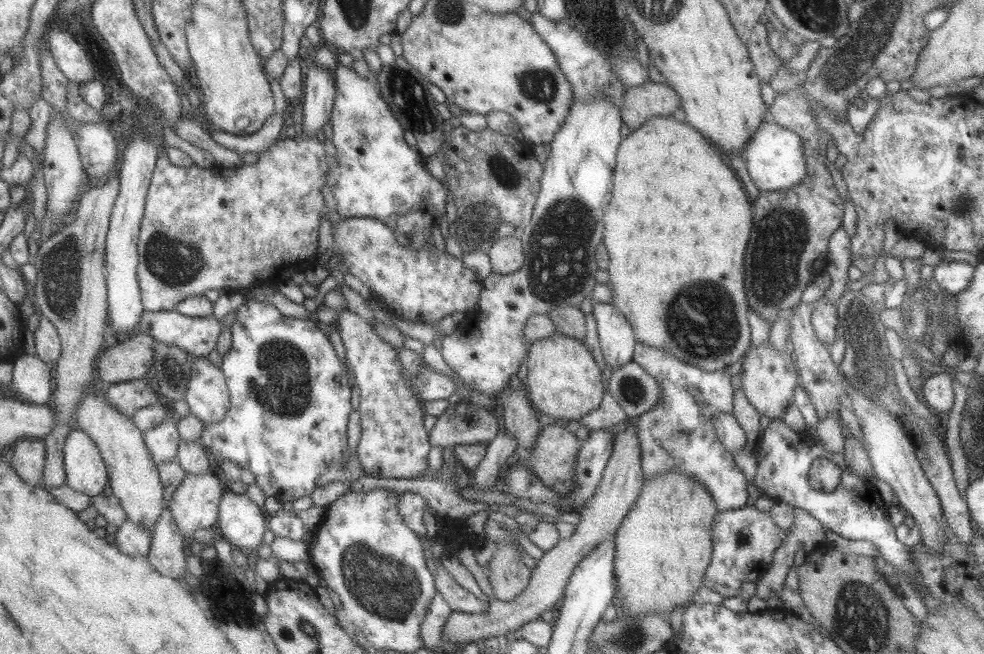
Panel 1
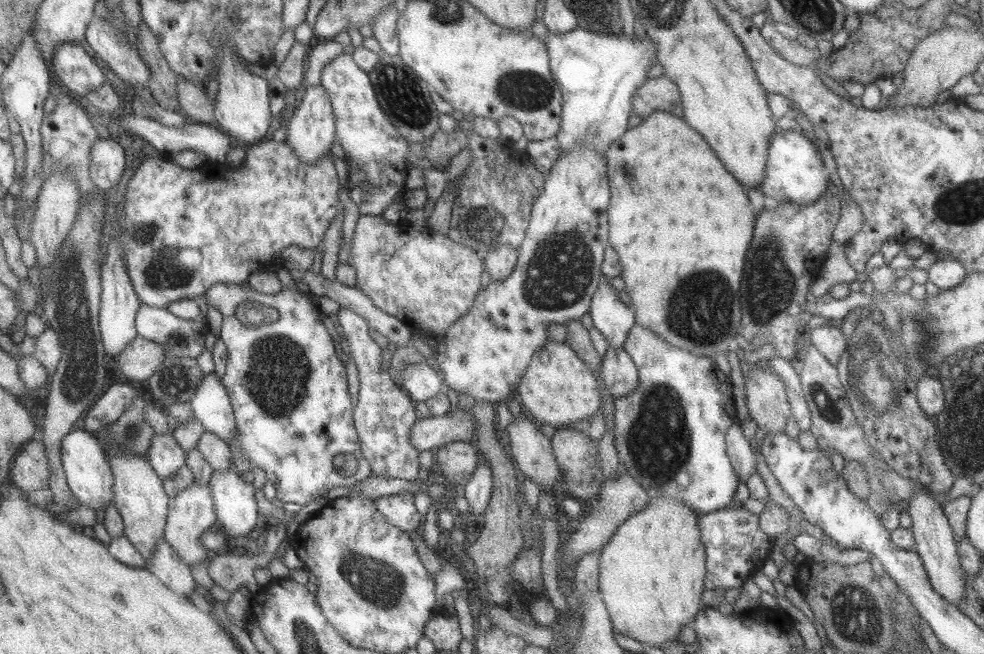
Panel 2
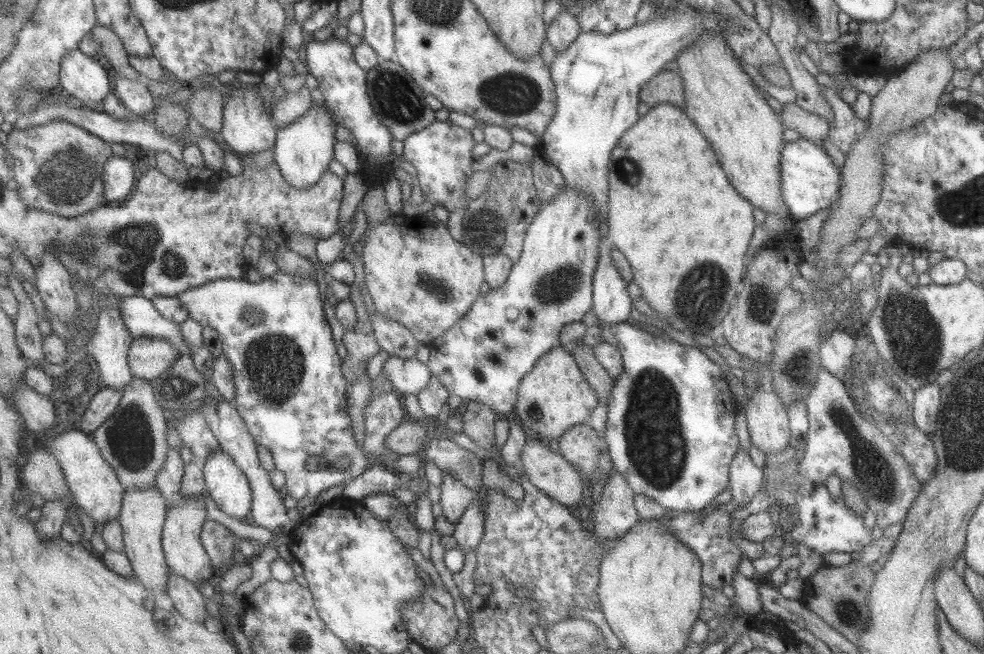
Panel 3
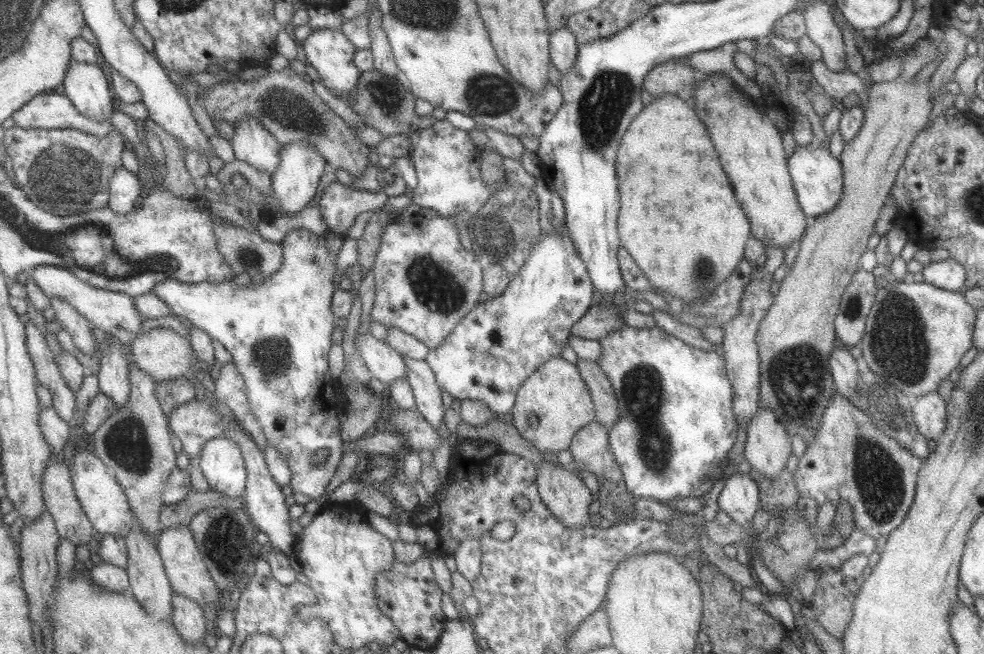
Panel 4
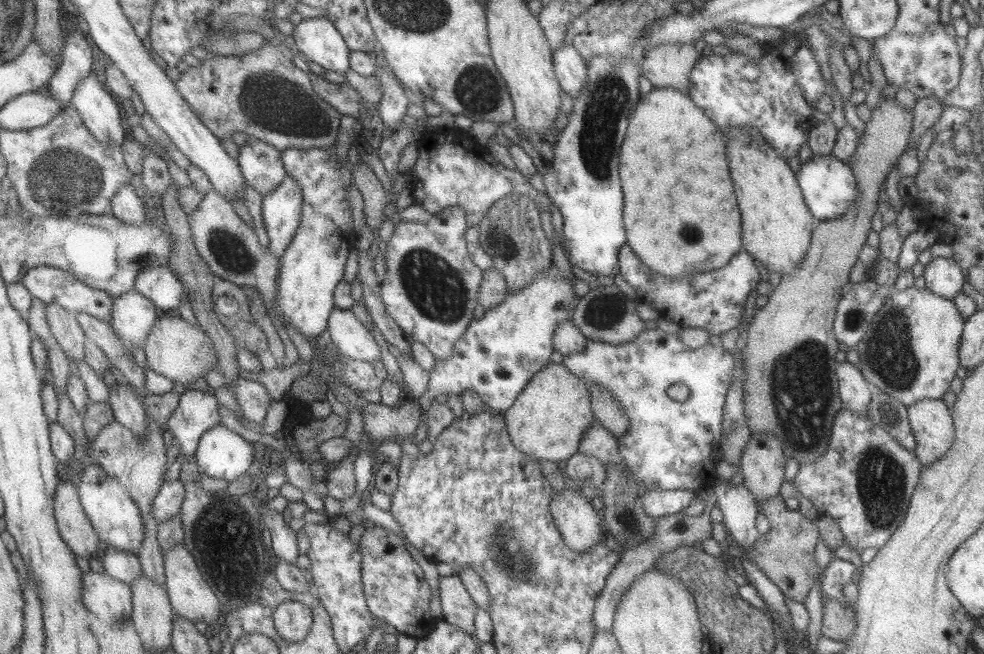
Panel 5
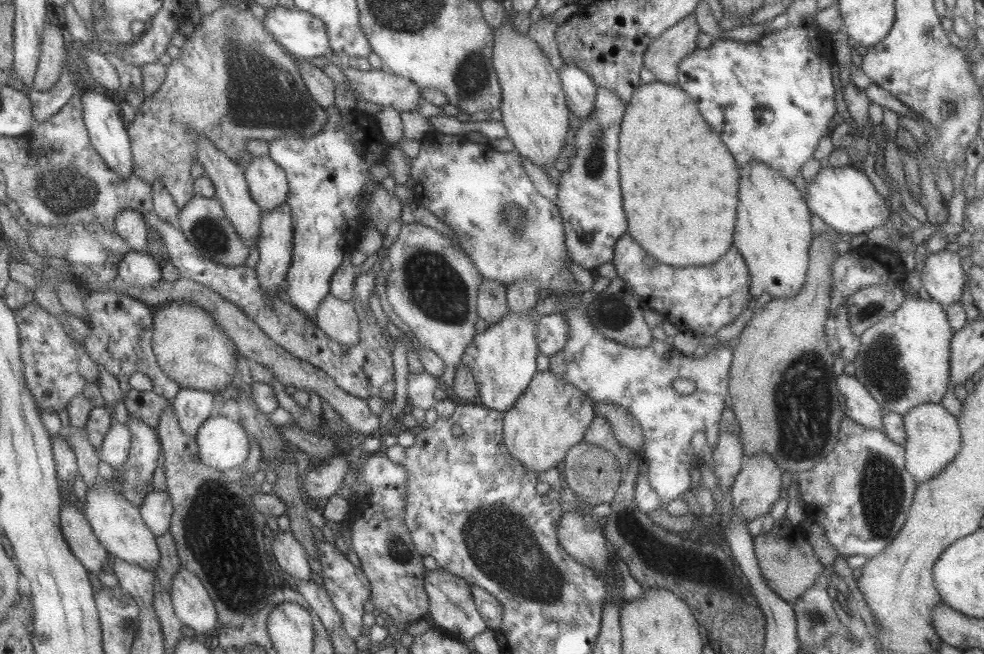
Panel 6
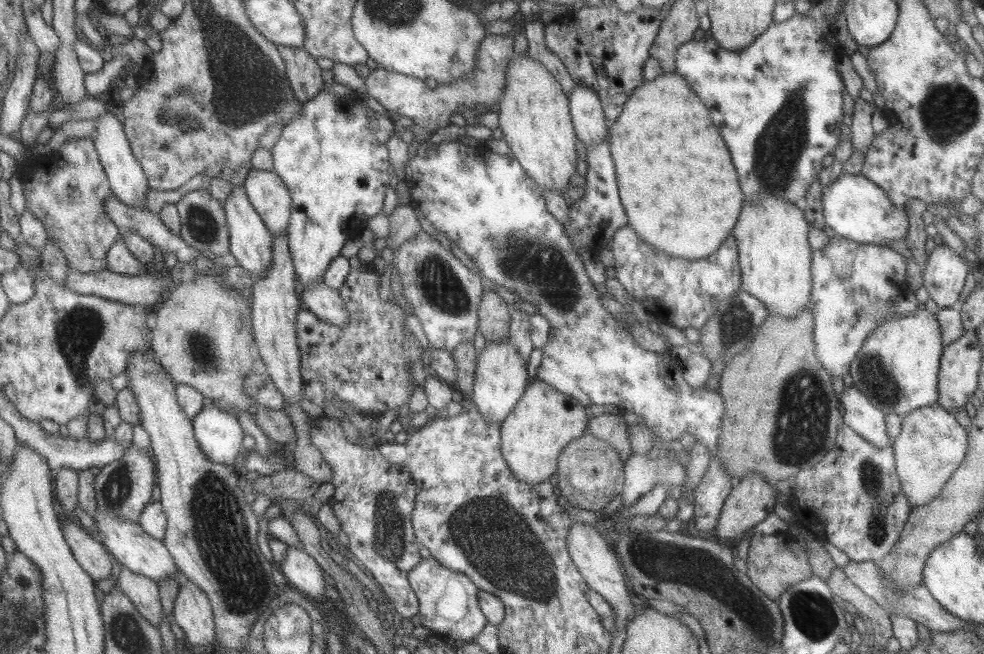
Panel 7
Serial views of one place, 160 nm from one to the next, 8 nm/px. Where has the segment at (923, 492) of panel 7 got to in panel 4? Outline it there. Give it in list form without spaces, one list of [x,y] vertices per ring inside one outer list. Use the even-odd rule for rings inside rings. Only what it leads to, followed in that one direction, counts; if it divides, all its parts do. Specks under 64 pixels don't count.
[[[937,392],[927,393],[911,401],[910,411],[916,429],[932,445],[946,427],[945,402]]]

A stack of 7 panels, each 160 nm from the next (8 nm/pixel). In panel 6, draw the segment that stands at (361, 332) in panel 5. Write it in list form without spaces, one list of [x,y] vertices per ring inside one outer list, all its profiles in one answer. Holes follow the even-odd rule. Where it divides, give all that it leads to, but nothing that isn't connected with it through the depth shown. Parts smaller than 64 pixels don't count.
[[[331,293],[321,300],[315,309],[313,322],[331,340],[341,346],[359,344],[359,320],[350,301],[342,301]]]

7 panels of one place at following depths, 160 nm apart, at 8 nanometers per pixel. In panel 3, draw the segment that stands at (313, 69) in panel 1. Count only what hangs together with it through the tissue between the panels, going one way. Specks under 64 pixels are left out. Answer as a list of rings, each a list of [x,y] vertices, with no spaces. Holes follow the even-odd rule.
[[[312,102],[312,106],[303,116],[276,130],[276,139],[272,148],[273,161],[284,181],[295,190],[311,188],[328,169],[327,164],[334,158],[336,125],[326,112],[320,105]]]

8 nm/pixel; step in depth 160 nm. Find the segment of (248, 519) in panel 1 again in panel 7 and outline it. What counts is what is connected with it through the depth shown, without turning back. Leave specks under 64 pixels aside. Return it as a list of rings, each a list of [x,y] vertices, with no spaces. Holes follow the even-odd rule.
[[[207,404],[202,410],[197,411],[195,416],[192,416],[191,421],[198,447],[207,460],[232,467],[235,457],[241,450],[244,420],[236,419],[229,409],[219,404]]]

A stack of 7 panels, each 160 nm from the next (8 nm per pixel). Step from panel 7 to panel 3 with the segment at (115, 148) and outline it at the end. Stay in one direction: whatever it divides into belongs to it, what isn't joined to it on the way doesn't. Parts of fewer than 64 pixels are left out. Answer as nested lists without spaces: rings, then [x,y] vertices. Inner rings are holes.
[[[80,48],[63,59],[60,84],[83,104],[103,103],[113,90],[109,72],[99,64],[96,56],[85,54]]]

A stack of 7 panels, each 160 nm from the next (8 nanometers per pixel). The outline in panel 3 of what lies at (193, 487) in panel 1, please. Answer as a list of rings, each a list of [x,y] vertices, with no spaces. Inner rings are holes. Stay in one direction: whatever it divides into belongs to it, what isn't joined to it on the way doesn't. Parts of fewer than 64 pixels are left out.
[[[179,500],[173,503],[166,512],[166,520],[162,526],[162,550],[165,554],[169,572],[182,576],[185,580],[199,587],[203,582],[208,582],[214,573],[209,557],[201,546],[199,533],[202,522],[205,520],[203,500]]]

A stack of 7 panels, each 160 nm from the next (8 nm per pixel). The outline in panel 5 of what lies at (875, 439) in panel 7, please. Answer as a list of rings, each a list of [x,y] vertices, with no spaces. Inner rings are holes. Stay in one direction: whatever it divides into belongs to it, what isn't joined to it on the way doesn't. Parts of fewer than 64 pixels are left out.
[[[841,362],[835,372],[839,382],[841,406],[858,416],[868,416],[867,405],[871,401],[871,387],[863,380],[861,372],[849,362]]]

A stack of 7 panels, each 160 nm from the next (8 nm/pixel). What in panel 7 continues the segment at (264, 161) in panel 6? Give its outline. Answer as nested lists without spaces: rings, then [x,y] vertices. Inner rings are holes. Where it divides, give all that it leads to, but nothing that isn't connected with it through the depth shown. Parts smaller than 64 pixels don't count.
[[[251,169],[242,184],[245,196],[272,236],[288,231],[291,197],[273,171]]]

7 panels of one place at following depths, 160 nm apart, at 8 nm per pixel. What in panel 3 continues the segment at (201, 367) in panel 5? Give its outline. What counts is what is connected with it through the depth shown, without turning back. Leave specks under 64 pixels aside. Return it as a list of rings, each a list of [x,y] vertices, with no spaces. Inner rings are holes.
[[[140,337],[130,342],[127,364],[133,377],[151,381],[168,369],[181,356],[170,342],[155,337]]]

